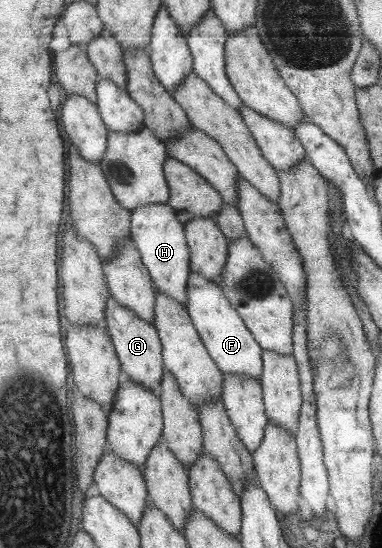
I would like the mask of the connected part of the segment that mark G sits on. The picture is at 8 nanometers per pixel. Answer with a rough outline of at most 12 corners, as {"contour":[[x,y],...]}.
{"contour":[[113,296],[105,328],[123,372],[158,391],[162,342],[155,325]]}

